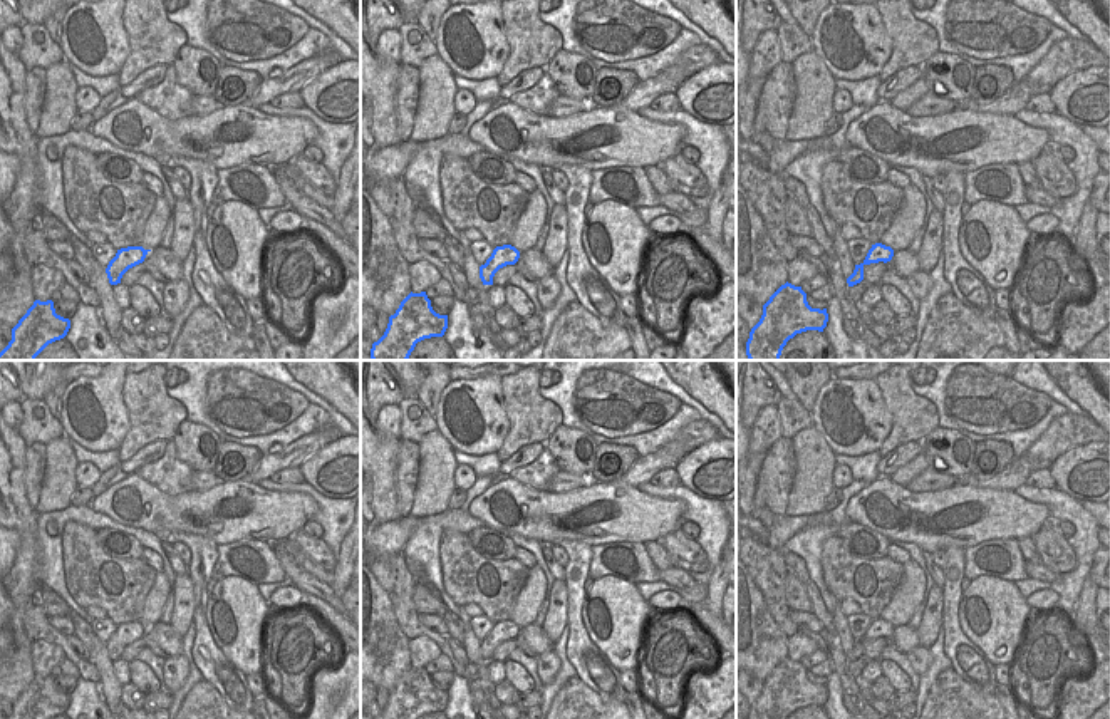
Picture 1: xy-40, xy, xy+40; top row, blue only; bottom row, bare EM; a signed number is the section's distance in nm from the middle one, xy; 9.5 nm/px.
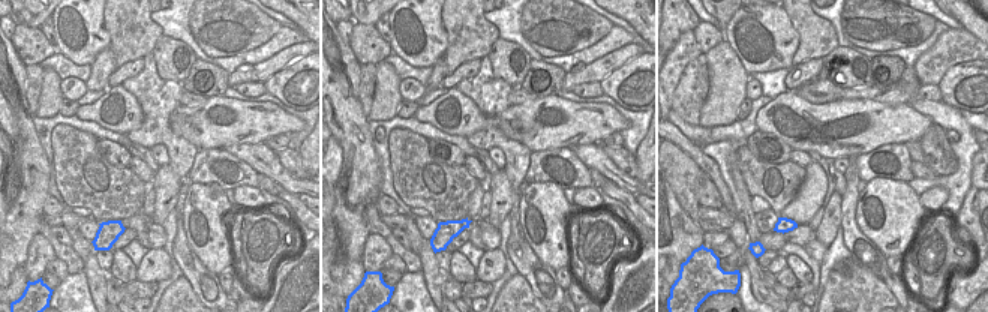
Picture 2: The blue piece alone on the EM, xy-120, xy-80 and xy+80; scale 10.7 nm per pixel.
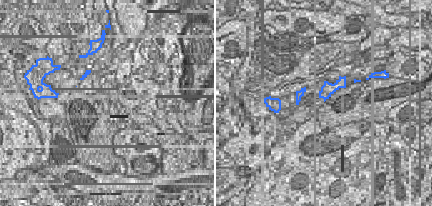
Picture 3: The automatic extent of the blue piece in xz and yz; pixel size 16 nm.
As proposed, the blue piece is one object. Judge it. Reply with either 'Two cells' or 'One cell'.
One cell.

